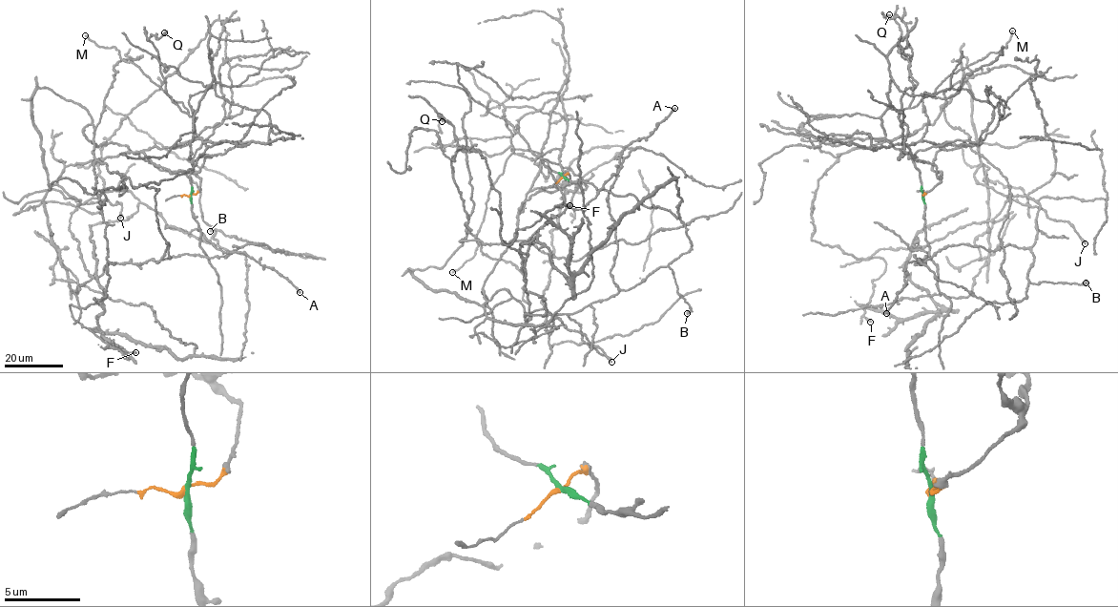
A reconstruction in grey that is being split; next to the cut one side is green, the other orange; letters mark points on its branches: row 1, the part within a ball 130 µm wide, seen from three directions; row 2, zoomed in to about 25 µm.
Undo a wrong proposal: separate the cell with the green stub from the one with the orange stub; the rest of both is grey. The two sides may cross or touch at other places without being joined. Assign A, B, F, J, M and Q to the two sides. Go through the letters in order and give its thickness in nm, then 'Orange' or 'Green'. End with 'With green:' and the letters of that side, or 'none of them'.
A: Thickness 320 nm. Orange
B: Thickness 400 nm. Orange
F: Thickness 320 nm. Orange
J: Thickness 220 nm. Orange
M: Thickness 180 nm. Green
Q: Thickness 320 nm. Green
With green: M, Q

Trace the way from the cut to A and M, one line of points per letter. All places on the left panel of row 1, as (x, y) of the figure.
A: (190, 195), (200, 179), (140, 151), (57, 178), (77, 204), (129, 191), (165, 228), (200, 230), (300, 293)
M: (190, 195), (193, 116), (139, 67), (121, 59), (113, 46), (99, 47), (85, 35)

